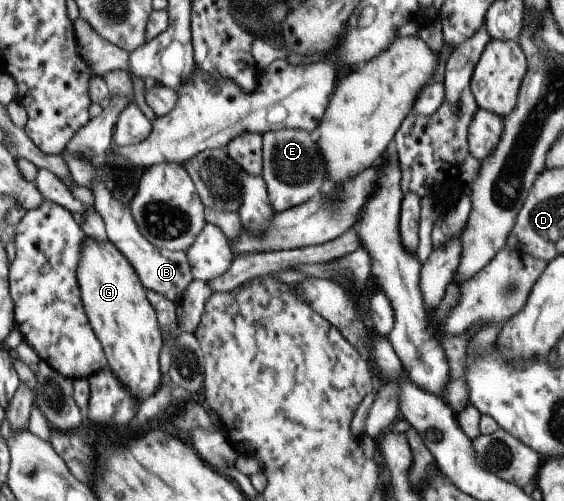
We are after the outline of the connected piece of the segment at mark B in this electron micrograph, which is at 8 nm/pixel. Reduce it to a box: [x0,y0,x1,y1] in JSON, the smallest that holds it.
[89,174,193,302]

